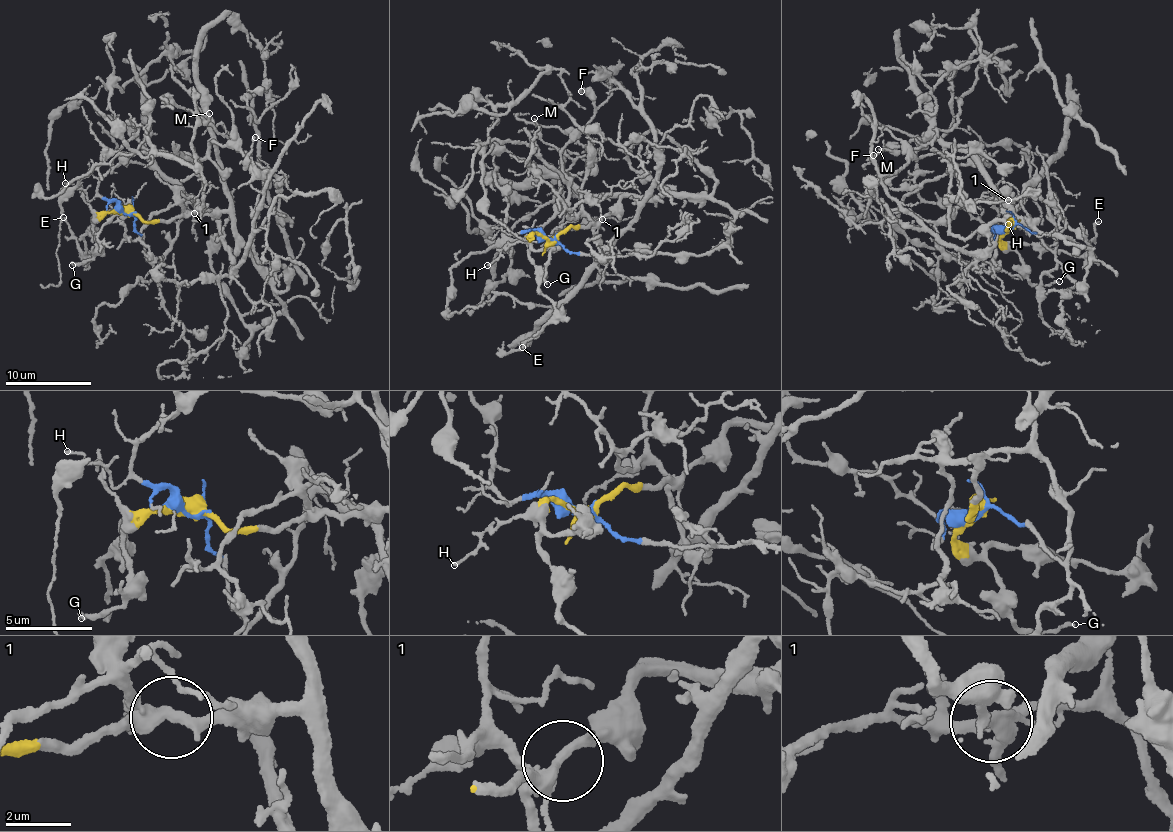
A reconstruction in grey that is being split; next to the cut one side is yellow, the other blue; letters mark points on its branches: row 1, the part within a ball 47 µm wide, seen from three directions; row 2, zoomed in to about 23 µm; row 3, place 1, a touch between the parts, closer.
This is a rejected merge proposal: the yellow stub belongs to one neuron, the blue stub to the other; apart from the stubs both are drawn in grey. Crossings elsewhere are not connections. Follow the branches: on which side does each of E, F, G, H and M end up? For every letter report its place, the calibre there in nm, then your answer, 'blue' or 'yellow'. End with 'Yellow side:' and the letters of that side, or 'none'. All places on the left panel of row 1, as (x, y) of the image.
E: place (63, 217); calibre 220 nm; yellow
F: place (255, 137); calibre 190 nm; yellow
G: place (72, 265); calibre 180 nm; yellow
H: place (65, 183); calibre 160 nm; yellow
M: place (209, 113); calibre 140 nm; yellow
Yellow side: E, F, G, H, M

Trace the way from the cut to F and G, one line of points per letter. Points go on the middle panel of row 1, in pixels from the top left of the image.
F: (551, 240), (601, 220), (621, 196), (597, 199), (564, 175), (560, 151), (594, 115), (591, 99), (581, 92)
G: (551, 240), (535, 233), (532, 248), (545, 250), (550, 246), (547, 285)

